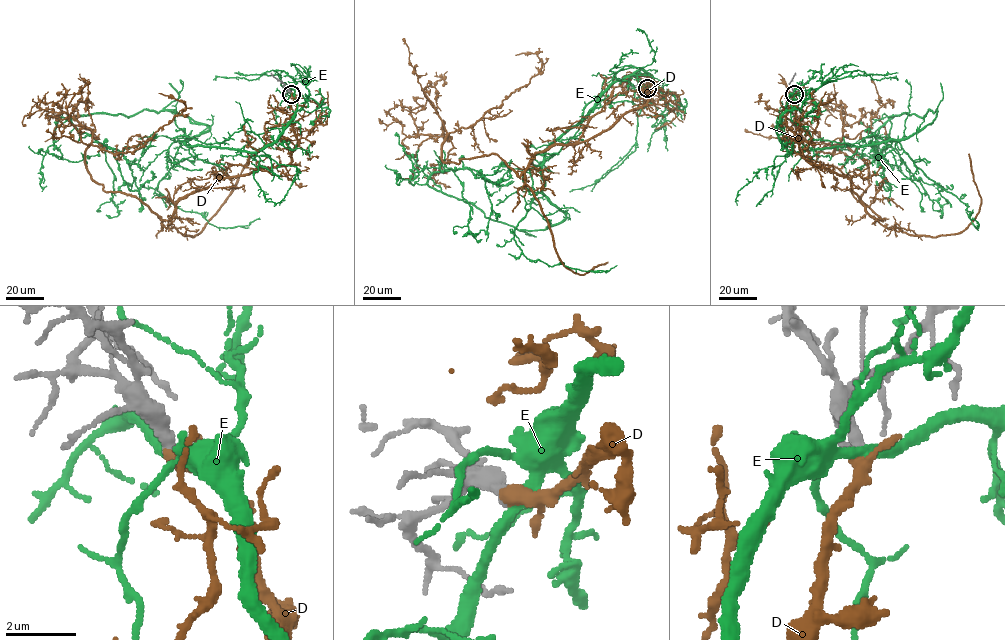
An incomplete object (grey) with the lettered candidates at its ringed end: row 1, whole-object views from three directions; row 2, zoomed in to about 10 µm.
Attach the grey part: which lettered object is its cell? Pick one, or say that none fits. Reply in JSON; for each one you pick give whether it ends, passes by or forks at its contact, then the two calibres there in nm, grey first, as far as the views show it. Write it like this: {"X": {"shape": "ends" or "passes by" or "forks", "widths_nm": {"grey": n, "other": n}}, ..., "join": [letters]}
{"D": {"shape": "passes by", "widths_nm": {"grey": 360, "other": 320}}, "join": ["D"]}

